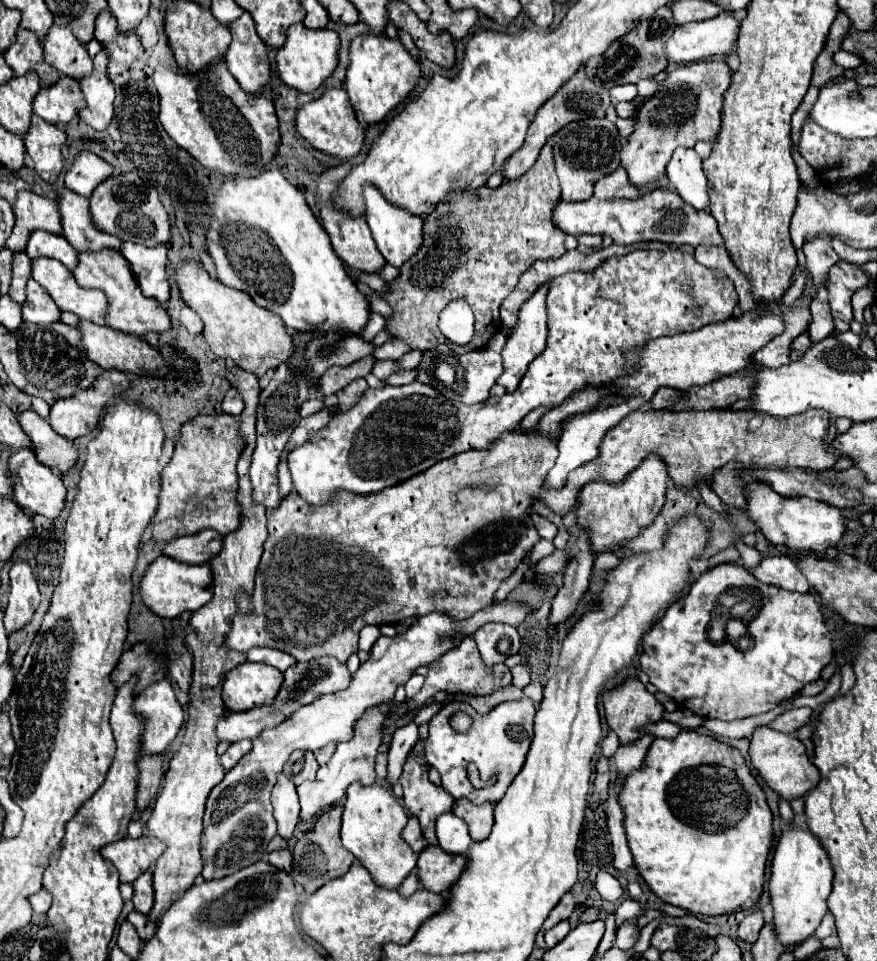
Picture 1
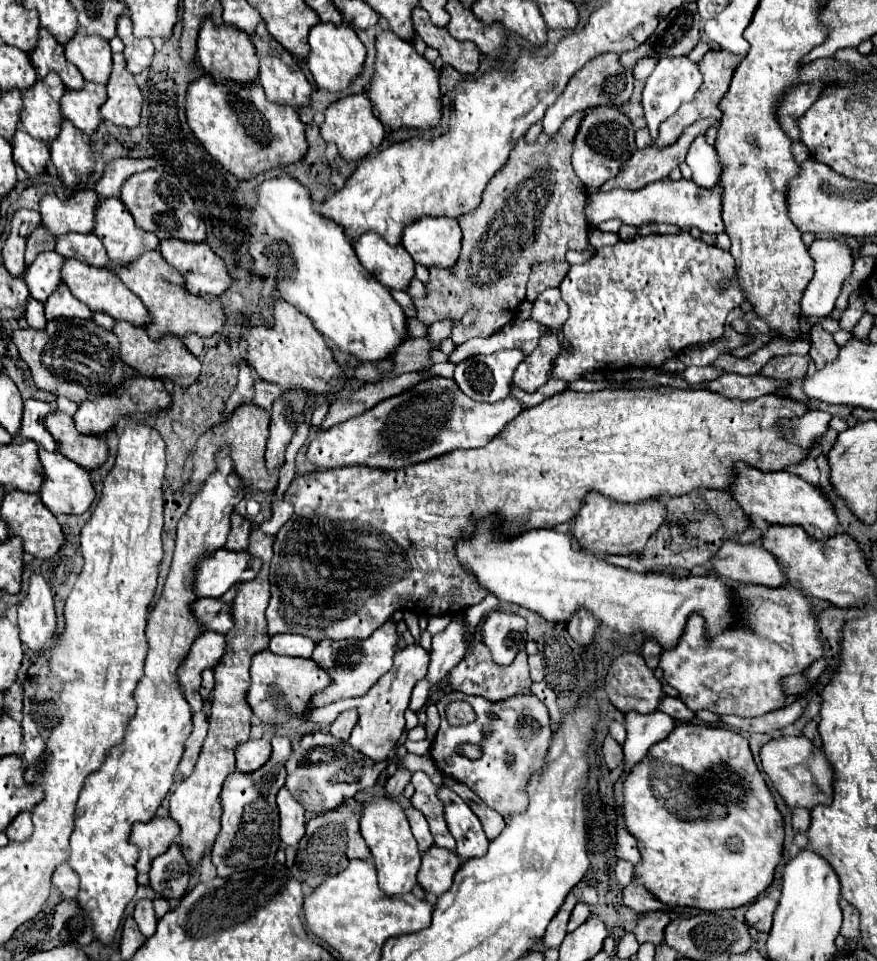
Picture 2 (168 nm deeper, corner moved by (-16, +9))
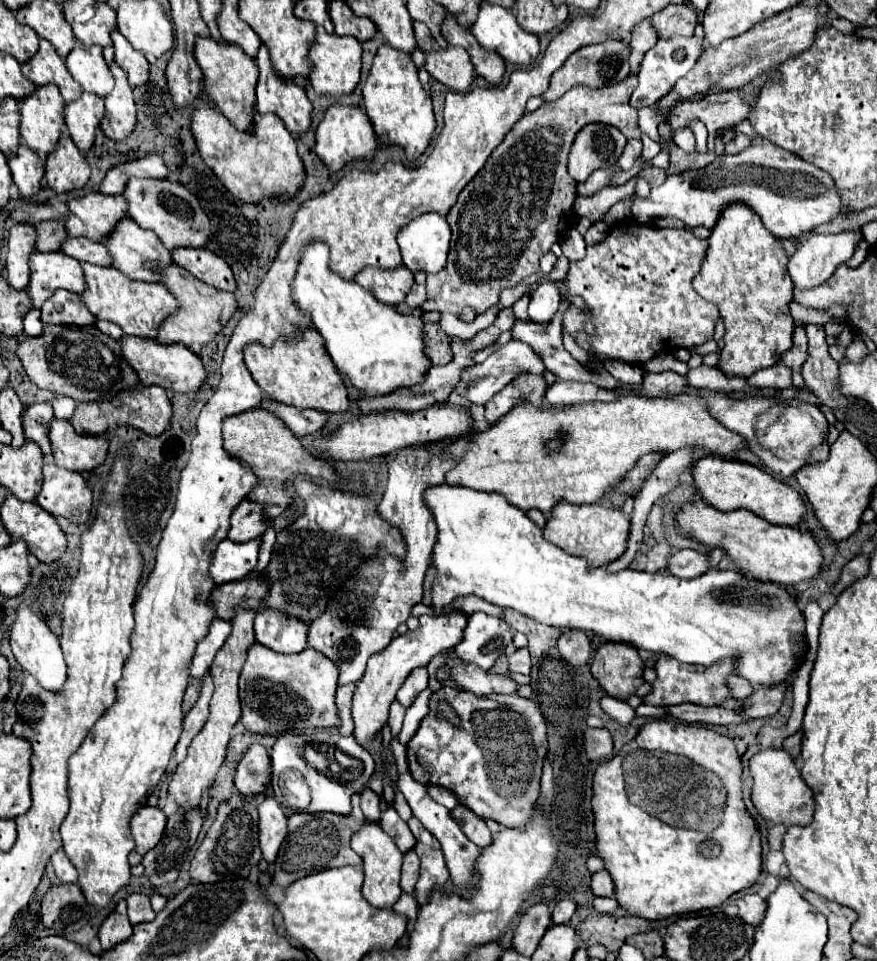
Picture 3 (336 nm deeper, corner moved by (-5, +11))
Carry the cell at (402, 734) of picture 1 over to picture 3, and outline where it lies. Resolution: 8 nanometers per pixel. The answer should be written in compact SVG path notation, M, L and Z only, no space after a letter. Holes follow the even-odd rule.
M365 787L361 791L361 811L365 815L365 821L369 823L377 823L379 821L379 815L381 815L381 809L379 809L379 795L373 793L369 787Z

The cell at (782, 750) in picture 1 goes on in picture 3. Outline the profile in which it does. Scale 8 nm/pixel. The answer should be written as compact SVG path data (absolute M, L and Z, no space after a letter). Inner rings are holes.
M765 749L751 757L749 773L753 777L751 801L759 815L771 825L807 825L813 819L813 795L799 775L799 769L789 753L783 749Z

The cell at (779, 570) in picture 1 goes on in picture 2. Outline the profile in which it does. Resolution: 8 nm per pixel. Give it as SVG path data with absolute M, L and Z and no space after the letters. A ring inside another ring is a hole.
M726 541L716 557L712 557L714 571L732 581L742 583L762 583L768 587L778 587L786 583L786 571L778 559L760 545L740 545Z

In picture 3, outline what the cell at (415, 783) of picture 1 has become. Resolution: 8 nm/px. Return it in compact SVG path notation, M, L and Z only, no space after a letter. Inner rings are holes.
M413 817L409 819L409 829L417 839L415 853L421 859L421 877L415 885L413 895L419 905L425 905L425 903L429 903L429 895L437 887L441 887L449 881L449 873L447 873L447 867L443 861L443 851L441 851L441 845L437 843L437 839L429 831L425 831L425 827L421 827L417 823L417 819L413 819Z

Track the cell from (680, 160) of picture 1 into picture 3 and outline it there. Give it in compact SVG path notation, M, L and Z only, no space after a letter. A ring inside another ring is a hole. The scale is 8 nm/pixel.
M685 127L685 129L677 129L675 131L675 143L683 149L683 151L695 151L695 135L693 135L693 131L689 129L689 127Z

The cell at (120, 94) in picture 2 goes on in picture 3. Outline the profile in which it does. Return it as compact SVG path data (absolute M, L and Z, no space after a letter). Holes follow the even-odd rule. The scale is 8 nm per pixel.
M113 63L111 73L115 77L115 89L105 97L107 111L101 121L101 131L113 141L123 141L133 133L137 123L135 101L125 71Z

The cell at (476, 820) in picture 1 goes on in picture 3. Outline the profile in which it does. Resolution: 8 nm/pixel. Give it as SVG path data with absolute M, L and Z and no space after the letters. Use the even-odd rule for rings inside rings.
M457 805L455 809L451 809L451 817L457 821L457 825L461 827L461 831L467 835L467 839L471 839L477 847L489 847L493 841L493 835L489 831L489 827L485 825L483 819L479 819L477 815L473 815L467 807Z

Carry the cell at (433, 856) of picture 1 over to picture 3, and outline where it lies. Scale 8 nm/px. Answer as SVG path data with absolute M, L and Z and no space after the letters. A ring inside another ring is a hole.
M409 851L403 855L403 867L401 867L401 889L405 893L415 891L415 883L419 879L419 857L415 851Z

